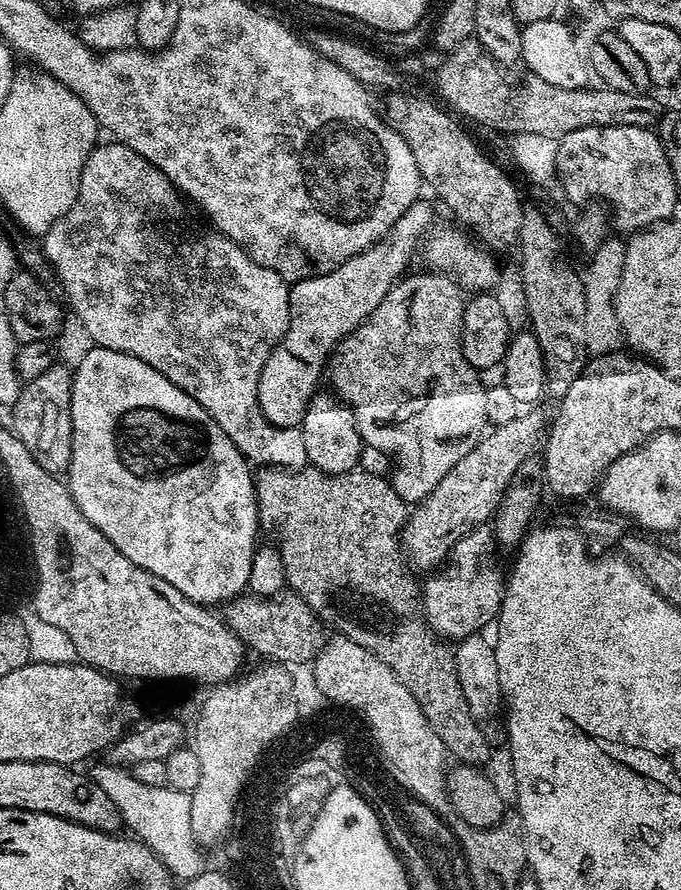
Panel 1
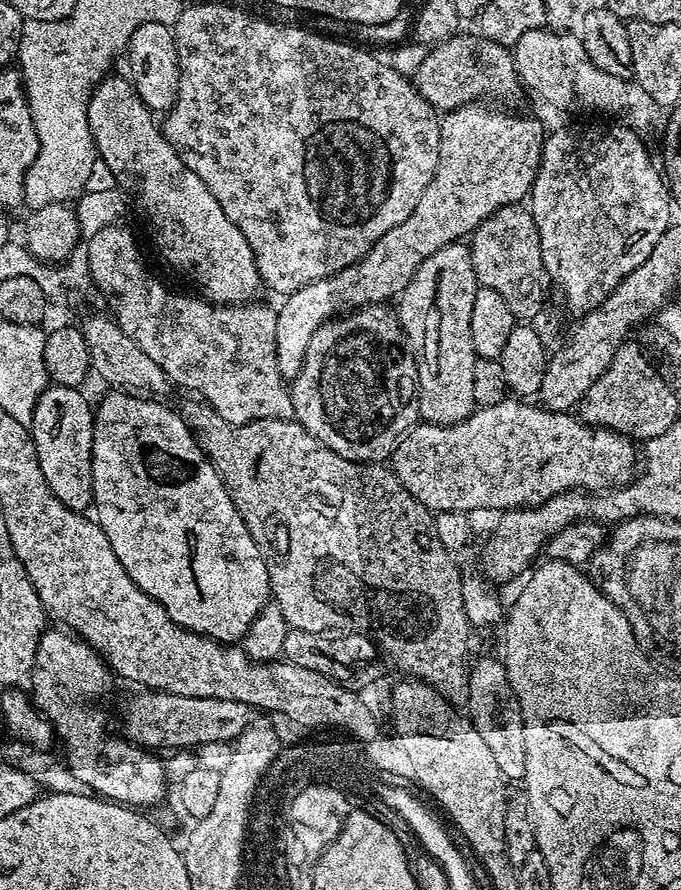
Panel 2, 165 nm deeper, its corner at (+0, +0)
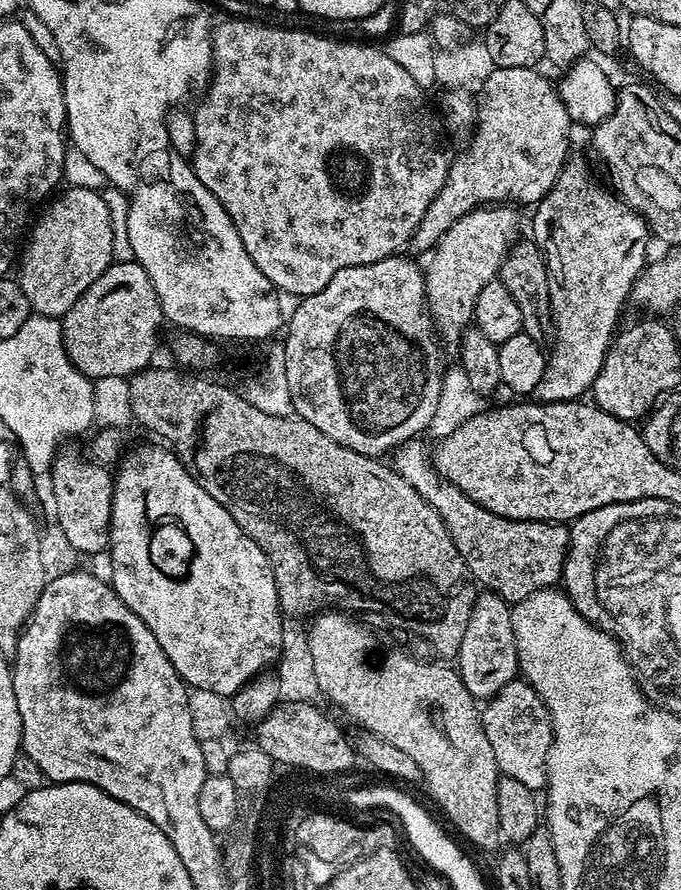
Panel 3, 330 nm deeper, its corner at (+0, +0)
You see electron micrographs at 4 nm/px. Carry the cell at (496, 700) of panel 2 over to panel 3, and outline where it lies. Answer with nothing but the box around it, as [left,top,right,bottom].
[480,679,552,793]

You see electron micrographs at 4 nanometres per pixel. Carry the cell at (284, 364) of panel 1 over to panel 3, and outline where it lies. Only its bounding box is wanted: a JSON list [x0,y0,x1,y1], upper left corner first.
[410,67,574,253]

